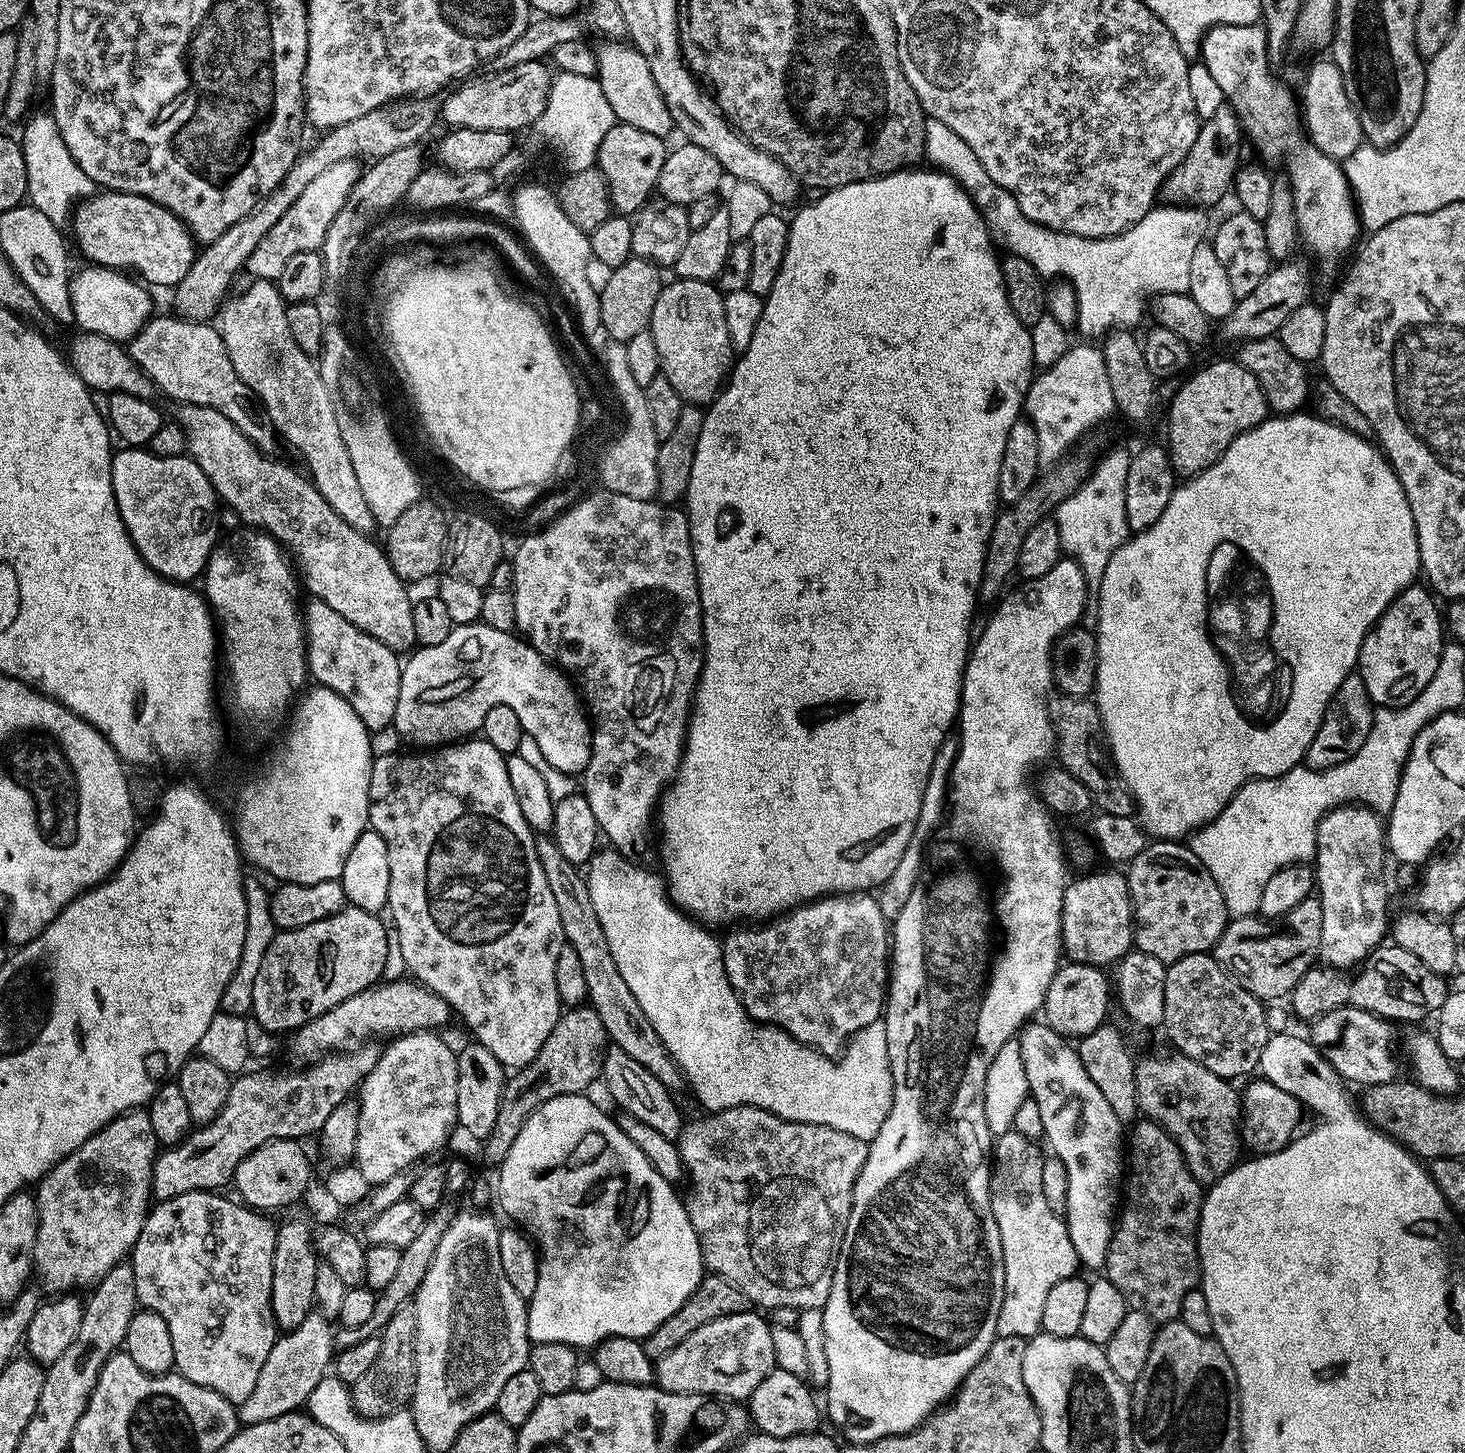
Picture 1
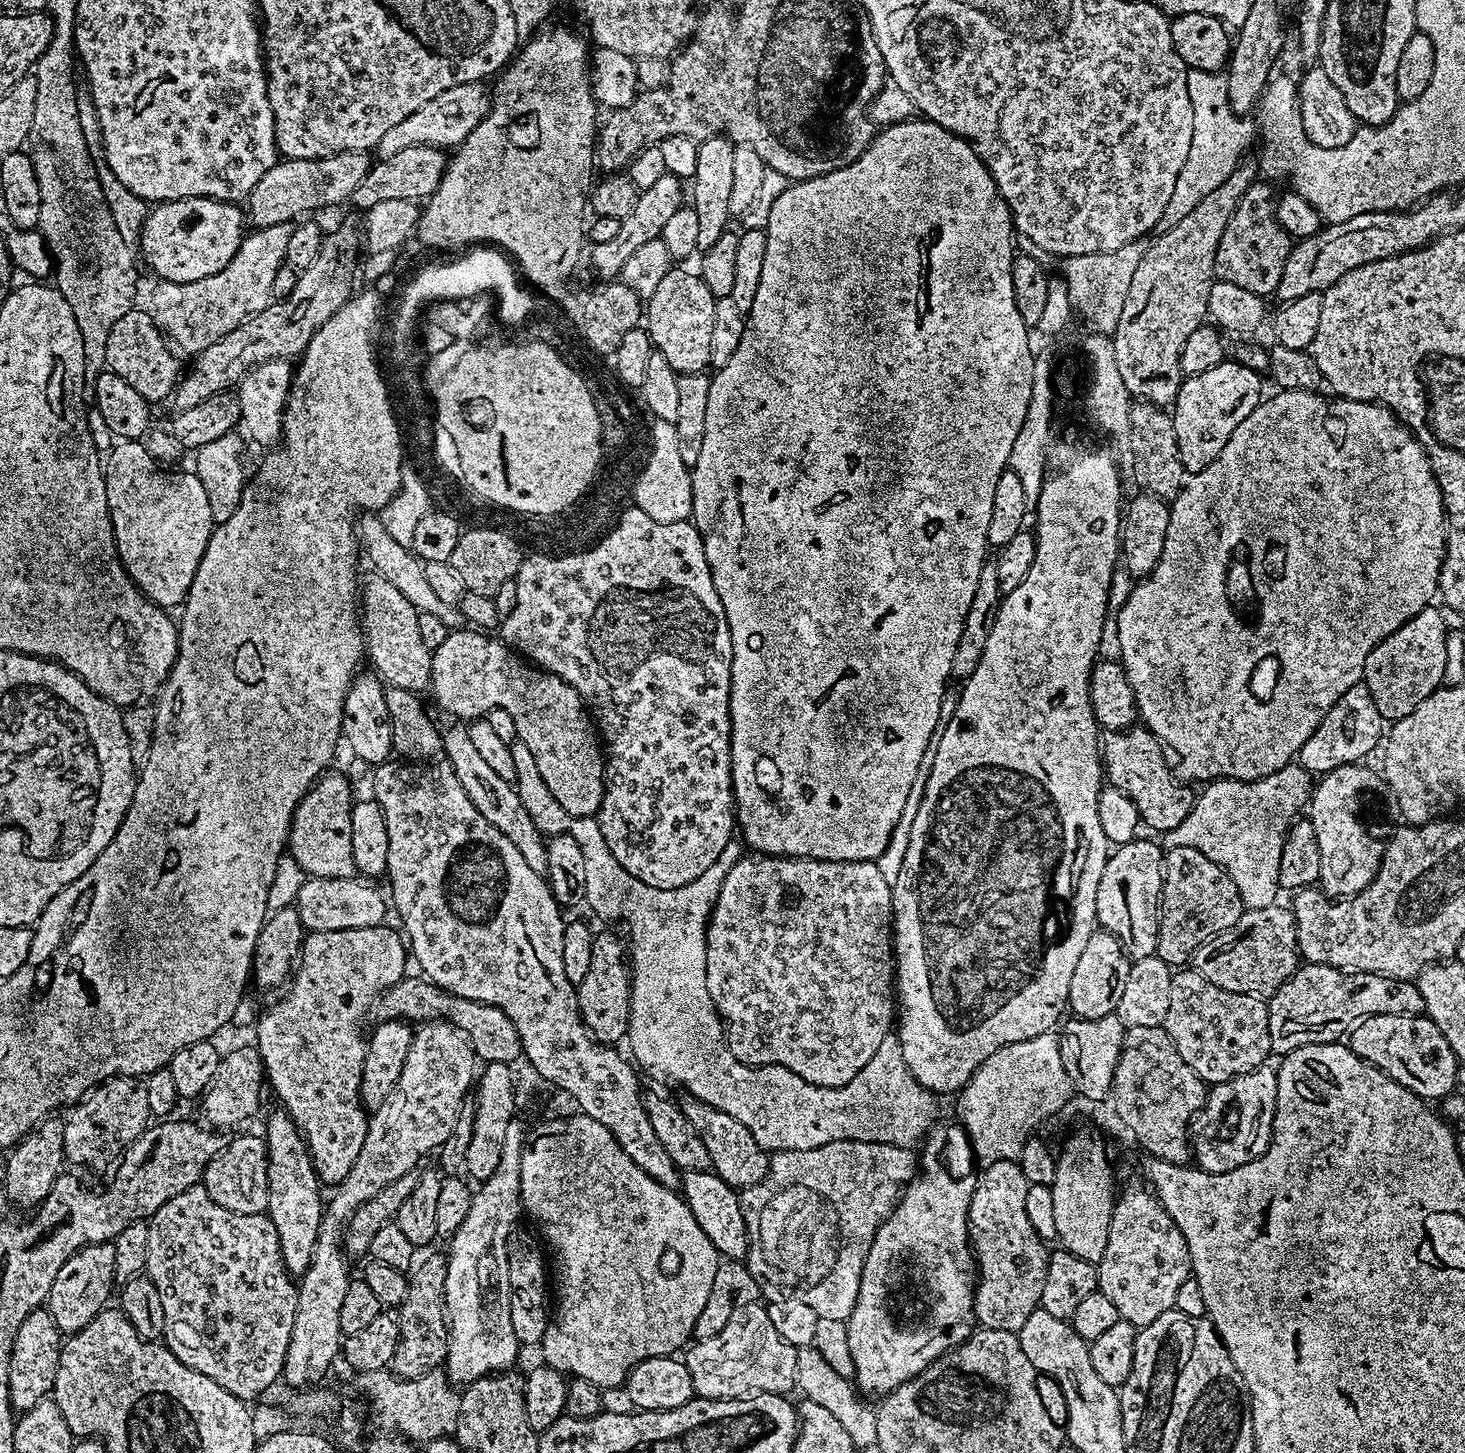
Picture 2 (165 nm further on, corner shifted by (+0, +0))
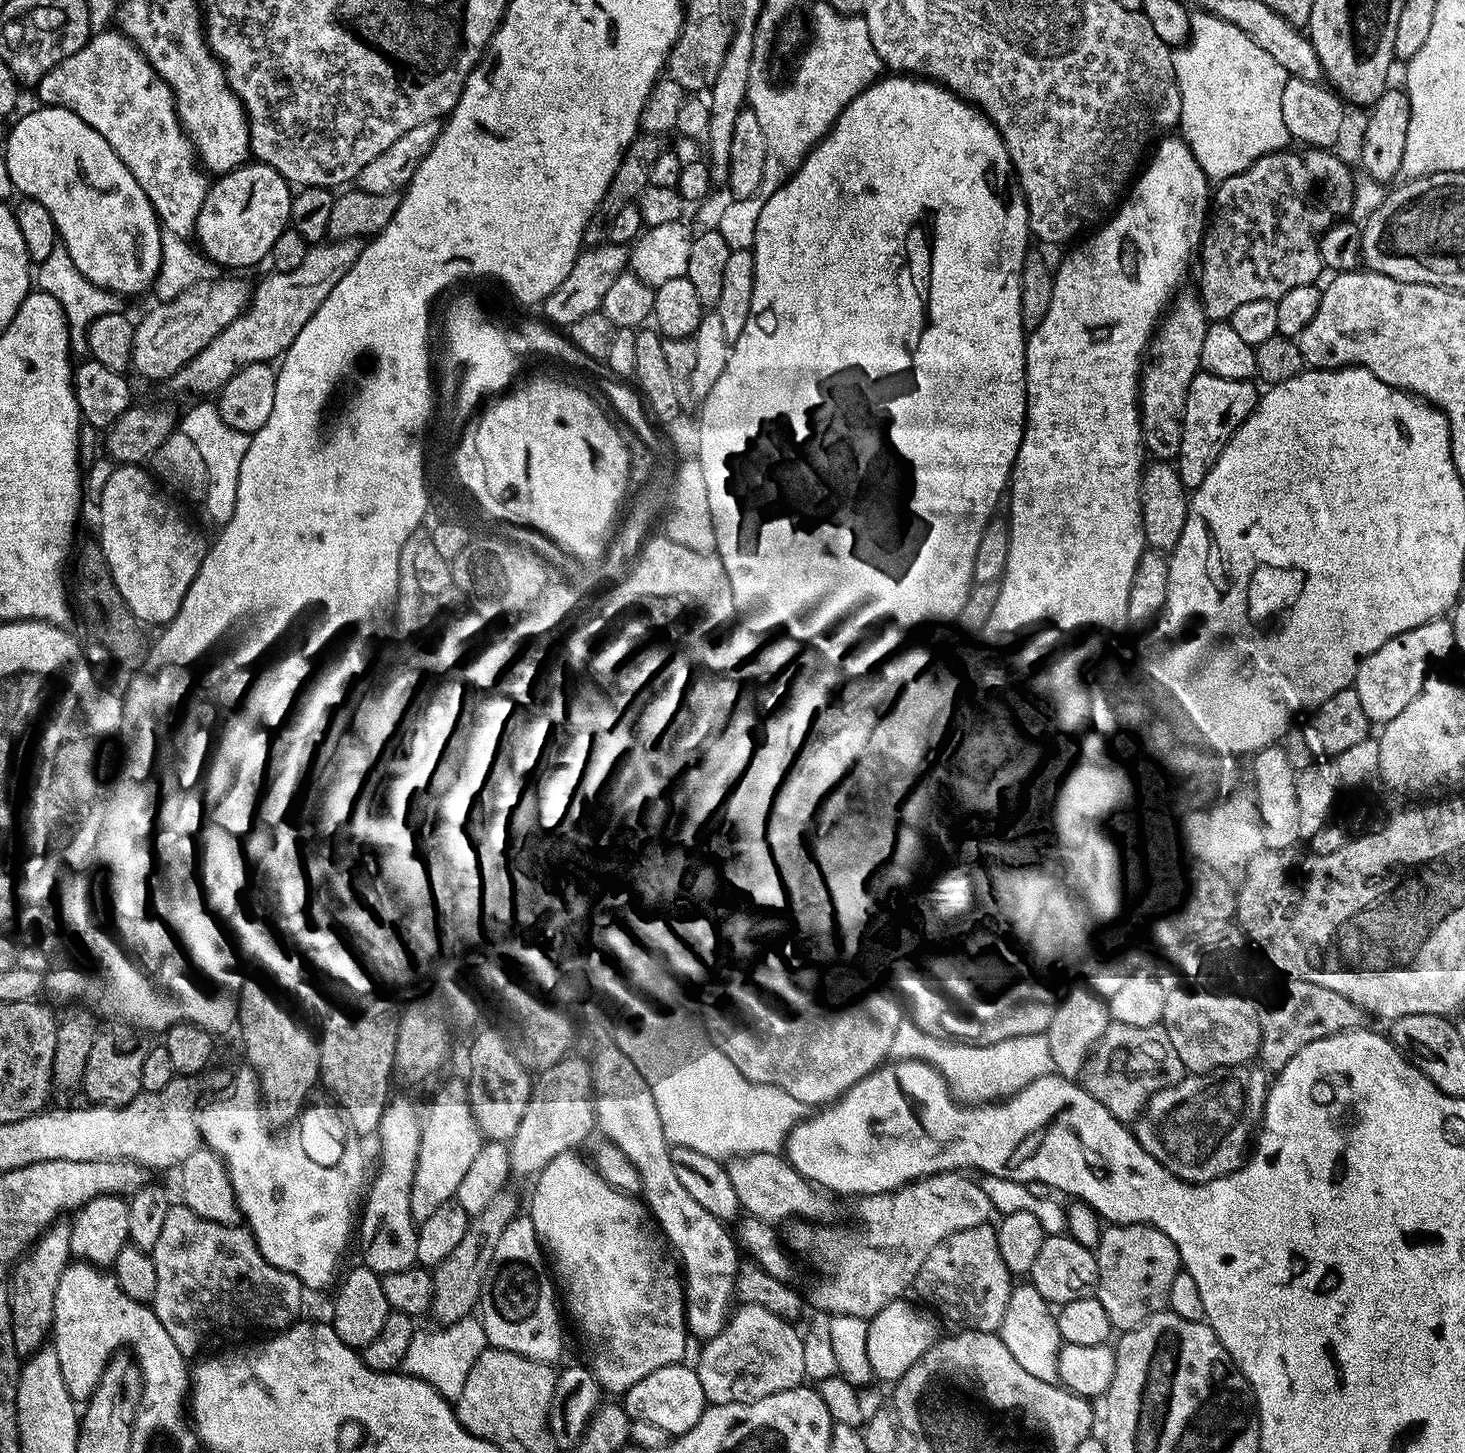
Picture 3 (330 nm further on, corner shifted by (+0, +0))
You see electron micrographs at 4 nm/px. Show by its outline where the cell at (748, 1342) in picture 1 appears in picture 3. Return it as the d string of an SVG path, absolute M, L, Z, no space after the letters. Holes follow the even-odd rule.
M740 1304L718 1335L703 1345L700 1357L694 1361L698 1382L702 1382L704 1399L713 1404L745 1404L782 1390L801 1387L806 1377L803 1368L803 1339L784 1317L774 1314L757 1304Z

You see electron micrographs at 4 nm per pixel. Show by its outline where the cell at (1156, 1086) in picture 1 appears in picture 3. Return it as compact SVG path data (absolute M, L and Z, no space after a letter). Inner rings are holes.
M1112 1022L1084 1063L1082 1086L1098 1098L1098 1102L1102 1102L1114 1118L1132 1122L1143 1112L1152 1095L1174 1086L1185 1075L1182 1058L1178 1058L1178 1050L1174 1050L1166 1030L1160 1024L1126 1026Z

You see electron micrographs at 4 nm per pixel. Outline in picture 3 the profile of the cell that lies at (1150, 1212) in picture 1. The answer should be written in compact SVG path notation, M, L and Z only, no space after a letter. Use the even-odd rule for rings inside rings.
M1108 1224L1094 1249L1098 1262L1095 1297L1102 1302L1113 1329L1126 1333L1167 1305L1170 1286L1182 1270L1180 1252L1150 1224Z

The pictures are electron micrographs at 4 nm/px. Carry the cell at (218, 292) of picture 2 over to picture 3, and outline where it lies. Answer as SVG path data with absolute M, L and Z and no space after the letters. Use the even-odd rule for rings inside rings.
M238 278L222 280L212 285L206 294L198 289L191 288L178 298L155 303L155 307L135 323L130 364L140 375L166 382L244 312L251 296L249 284Z

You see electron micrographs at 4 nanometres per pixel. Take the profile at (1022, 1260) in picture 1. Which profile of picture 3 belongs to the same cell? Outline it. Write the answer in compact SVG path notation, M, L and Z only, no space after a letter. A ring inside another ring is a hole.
M987 1223L974 1226L970 1230L962 1230L958 1234L950 1234L950 1238L938 1242L938 1246L934 1246L934 1250L930 1250L926 1262L922 1262L922 1270L918 1270L914 1292L925 1300L923 1303L929 1309L935 1310L944 1320L945 1318L953 1320L961 1329L999 1333L1013 1287L1012 1272L1006 1266L1006 1262L1002 1262L1002 1254L998 1254L995 1227L991 1223Z

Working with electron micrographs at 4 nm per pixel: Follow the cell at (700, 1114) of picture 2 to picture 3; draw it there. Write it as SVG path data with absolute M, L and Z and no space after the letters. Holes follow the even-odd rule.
M759 1152L749 1156L734 1156L727 1161L726 1167L730 1183L734 1186L734 1194L738 1194L738 1202L747 1215L773 1226L795 1220L831 1221L828 1219L832 1216L833 1197L827 1191L817 1190L812 1181L798 1174L798 1170L794 1170L787 1159L781 1158L777 1153Z

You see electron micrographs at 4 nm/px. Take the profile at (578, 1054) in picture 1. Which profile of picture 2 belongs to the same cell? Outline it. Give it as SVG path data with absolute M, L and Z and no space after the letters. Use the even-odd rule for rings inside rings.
M597 931L592 937L590 971L586 978L576 985L576 997L580 1007L580 1016L584 1019L599 1044L616 1046L628 1035L628 1019L632 1013L632 973L626 959L626 944L612 932Z

